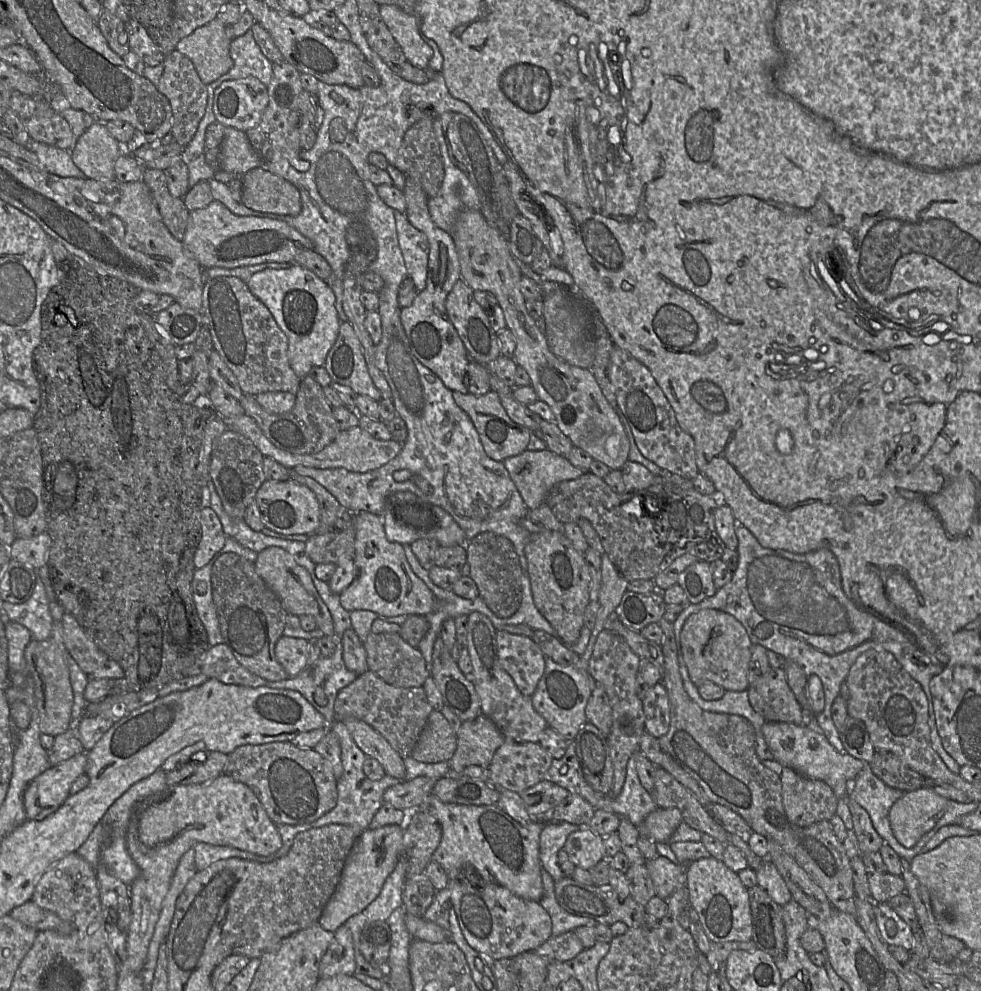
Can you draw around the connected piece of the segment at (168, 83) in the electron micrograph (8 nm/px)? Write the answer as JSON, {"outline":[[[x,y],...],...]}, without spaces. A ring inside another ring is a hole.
{"outline":[[[175,50],[166,56],[164,72],[157,88],[169,100],[171,105],[174,142],[182,147],[187,147],[194,138],[206,112],[208,100],[207,85],[202,82],[194,63],[187,56]]]}

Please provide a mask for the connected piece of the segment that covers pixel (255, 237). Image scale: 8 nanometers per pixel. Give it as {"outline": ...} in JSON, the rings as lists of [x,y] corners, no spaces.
{"outline":[[[215,200],[203,209],[190,212],[182,243],[203,269],[230,269],[267,262],[293,263],[300,251],[313,250],[313,242],[287,223],[267,217],[237,216]]]}

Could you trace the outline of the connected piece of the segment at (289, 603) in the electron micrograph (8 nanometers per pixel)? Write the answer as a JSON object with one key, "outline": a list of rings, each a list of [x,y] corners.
{"outline":[[[269,547],[258,553],[254,566],[256,573],[276,594],[288,614],[312,616],[316,622],[317,629],[322,631],[324,636],[334,635],[331,614],[318,594],[309,572],[298,565],[288,552],[279,547]]]}

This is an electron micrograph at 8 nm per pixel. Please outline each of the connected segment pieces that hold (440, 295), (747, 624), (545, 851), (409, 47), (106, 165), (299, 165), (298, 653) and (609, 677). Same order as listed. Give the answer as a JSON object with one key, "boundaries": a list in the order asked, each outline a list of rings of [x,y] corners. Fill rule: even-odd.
{"boundaries":[[[[410,176],[405,178],[403,194],[406,200],[405,216],[416,229],[422,231],[429,242],[426,287],[418,292],[412,305],[401,309],[400,319],[414,356],[432,370],[451,391],[466,394],[463,376],[471,358],[464,343],[451,323],[445,307],[446,298],[454,284],[461,279],[461,270],[455,243],[450,233],[437,227],[428,210],[428,196],[421,184]]],[[[737,525],[735,532],[738,539],[736,550],[738,553],[738,565],[732,572],[731,580],[722,588],[718,589],[714,596],[706,598],[697,604],[687,603],[673,623],[673,628],[677,646],[679,672],[687,694],[703,710],[738,715],[747,719],[755,730],[756,754],[765,767],[779,776],[783,770],[782,764],[775,760],[764,739],[762,726],[766,720],[751,707],[748,699],[748,691],[725,691],[722,698],[714,701],[706,701],[701,698],[698,687],[690,679],[682,655],[680,633],[686,619],[700,610],[716,609],[734,616],[745,628],[753,645],[762,645],[767,650],[772,650],[782,655],[786,660],[795,662],[807,677],[816,675],[820,678],[824,691],[824,708],[822,712],[815,715],[814,727],[818,728],[830,744],[840,753],[846,753],[846,751],[839,737],[839,732],[832,720],[832,704],[839,695],[840,686],[846,680],[849,670],[856,659],[869,649],[890,652],[905,671],[921,685],[926,695],[928,710],[933,708],[929,684],[931,679],[940,674],[945,667],[926,659],[912,638],[903,629],[882,619],[873,612],[859,608],[845,595],[841,585],[839,564],[831,551],[828,549],[818,549],[805,554],[795,554],[785,550],[773,550],[762,547],[755,536],[742,525]]],[[[547,822],[540,834],[539,857],[543,869],[555,881],[567,877],[558,863],[558,852],[564,848],[567,837],[588,826],[578,826],[566,822]]],[[[381,5],[380,14],[407,60],[421,70],[429,68],[433,50],[419,35],[421,19],[395,5]]],[[[100,121],[87,129],[69,151],[85,177],[99,181],[115,180],[115,161],[121,154],[128,153]]],[[[284,62],[273,66],[273,76],[267,86],[269,101],[259,124],[248,130],[246,136],[260,158],[265,163],[277,163],[287,160],[299,172],[309,169],[310,163],[299,157],[300,145],[300,112],[297,110],[297,98],[304,90],[300,81],[300,72],[291,64]]],[[[280,637],[275,644],[275,655],[288,677],[294,677],[308,666],[310,642],[302,638]]],[[[604,628],[596,638],[588,662],[588,673],[603,685],[612,708],[612,727],[607,736],[613,764],[613,785],[611,796],[618,796],[623,788],[630,757],[639,750],[640,740],[645,732],[645,715],[642,700],[636,693],[636,675],[640,658],[630,648],[624,638],[614,631]]]]}

